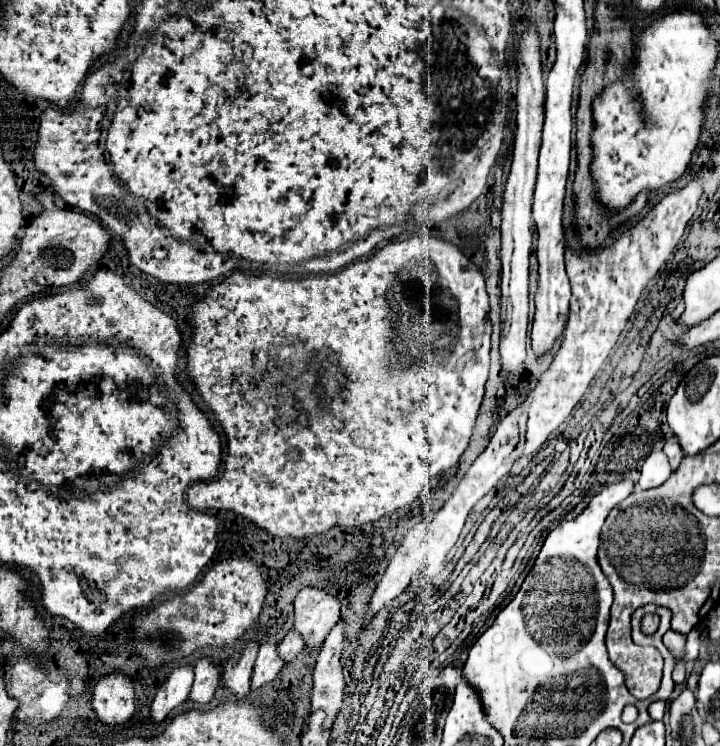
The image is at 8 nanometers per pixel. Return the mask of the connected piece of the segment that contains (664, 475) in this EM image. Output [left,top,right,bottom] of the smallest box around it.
[640,453,672,489]

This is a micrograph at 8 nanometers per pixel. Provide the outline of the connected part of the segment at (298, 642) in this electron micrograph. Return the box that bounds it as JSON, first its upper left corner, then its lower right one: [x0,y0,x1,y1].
[280,631,304,661]

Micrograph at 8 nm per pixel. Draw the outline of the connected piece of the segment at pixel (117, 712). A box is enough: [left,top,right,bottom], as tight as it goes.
[92,673,134,723]

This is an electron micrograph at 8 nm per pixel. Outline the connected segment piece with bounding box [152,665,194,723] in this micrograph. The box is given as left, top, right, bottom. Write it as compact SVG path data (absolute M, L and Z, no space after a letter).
M184 665L184 667L170 671L170 675L160 685L160 689L152 701L152 719L156 723L164 721L166 715L174 707L178 707L182 701L188 699L190 689L192 689L192 681L194 681L194 667L192 665Z

